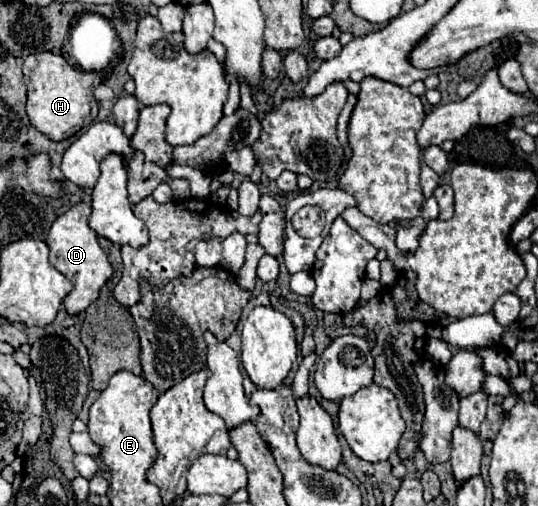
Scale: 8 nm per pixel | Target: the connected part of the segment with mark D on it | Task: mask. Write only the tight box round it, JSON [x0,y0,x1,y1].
[46,205,112,315]

